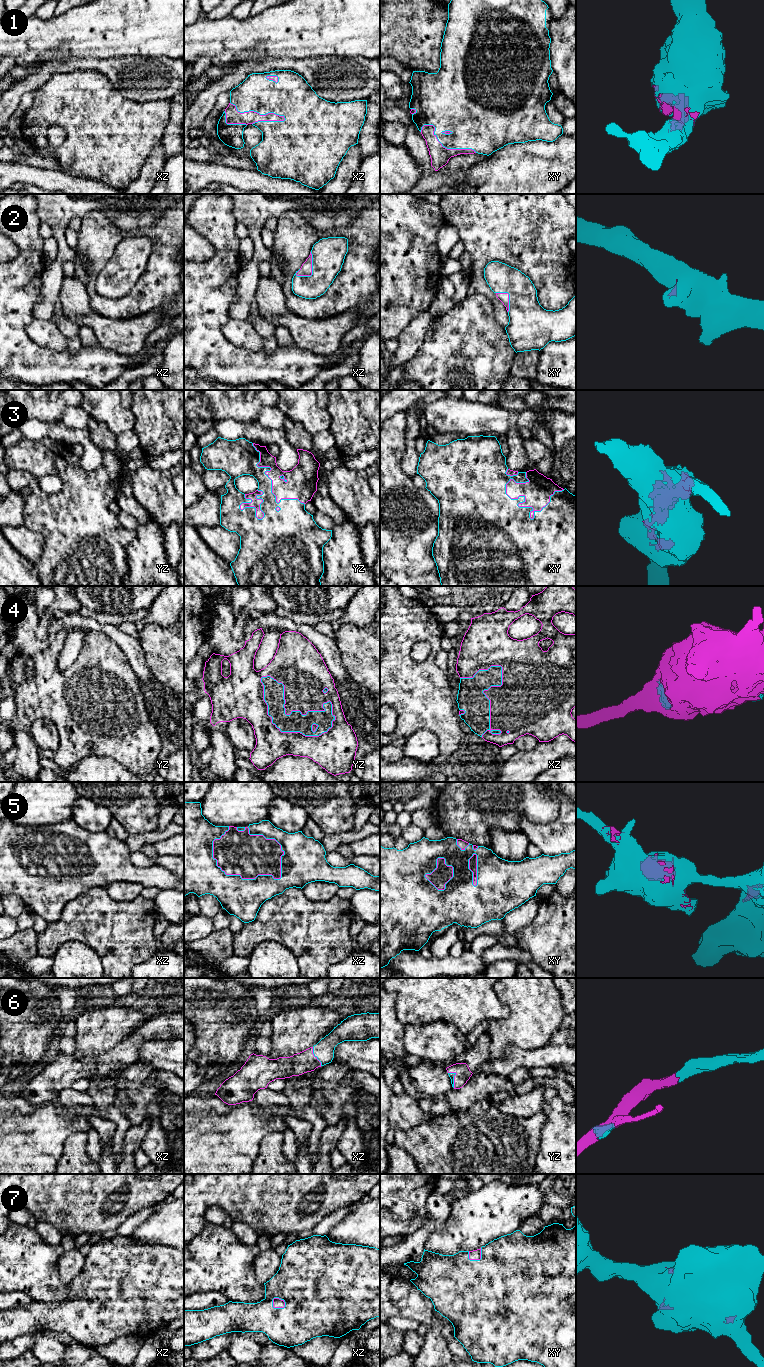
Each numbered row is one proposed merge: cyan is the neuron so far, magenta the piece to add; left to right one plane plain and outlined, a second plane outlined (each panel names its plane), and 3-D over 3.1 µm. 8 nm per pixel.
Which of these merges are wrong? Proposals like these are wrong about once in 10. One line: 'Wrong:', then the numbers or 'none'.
Wrong: none

